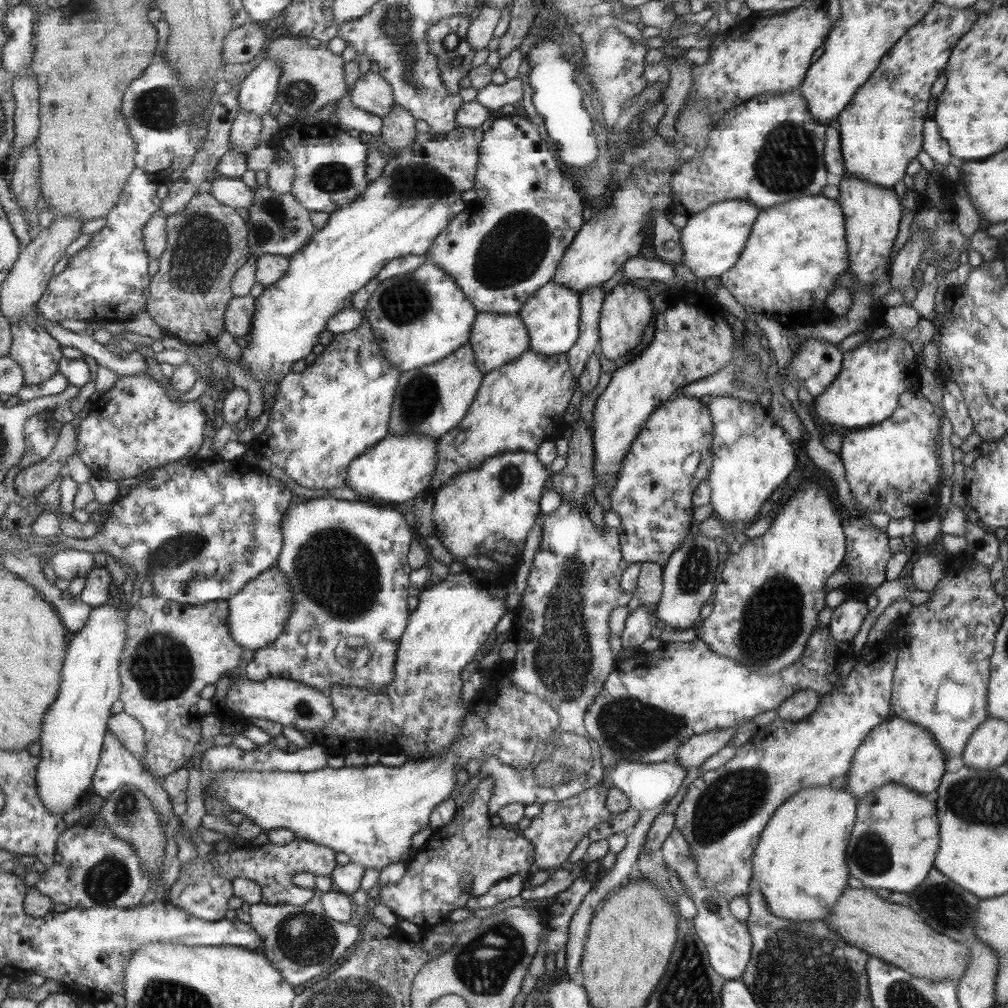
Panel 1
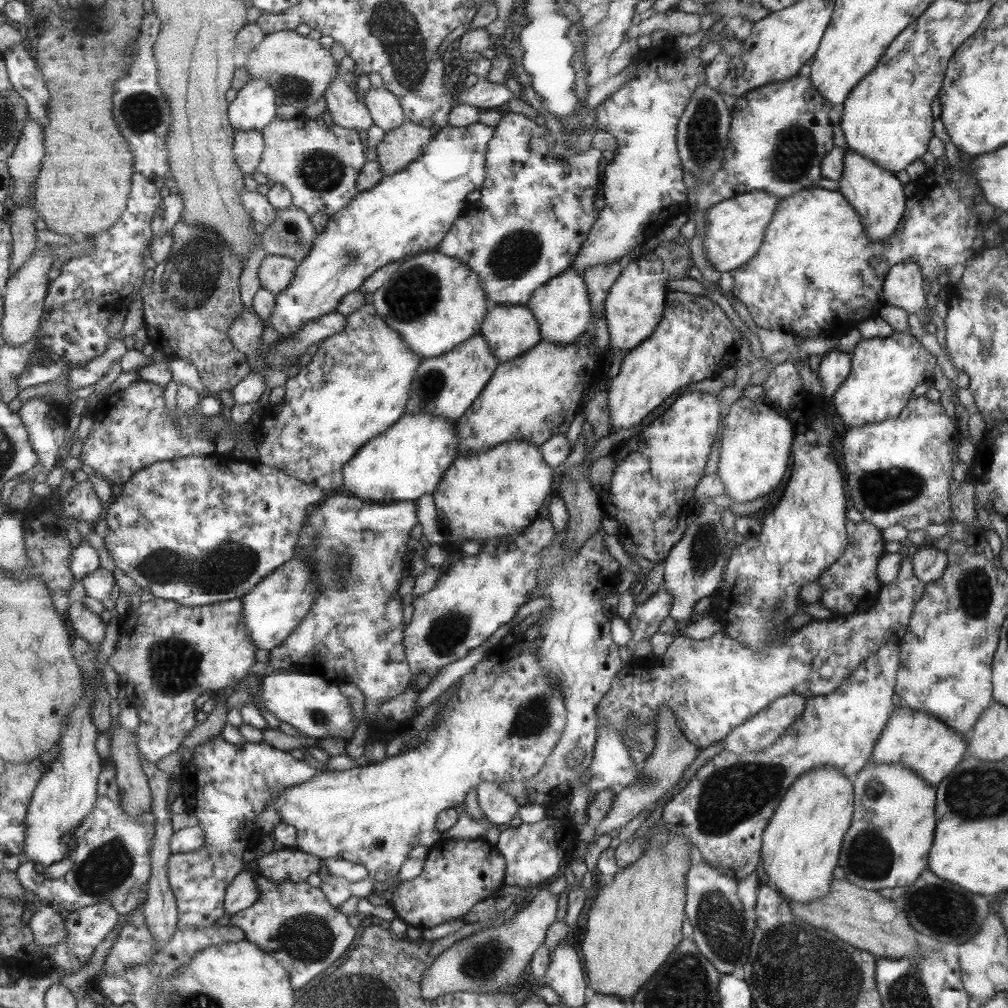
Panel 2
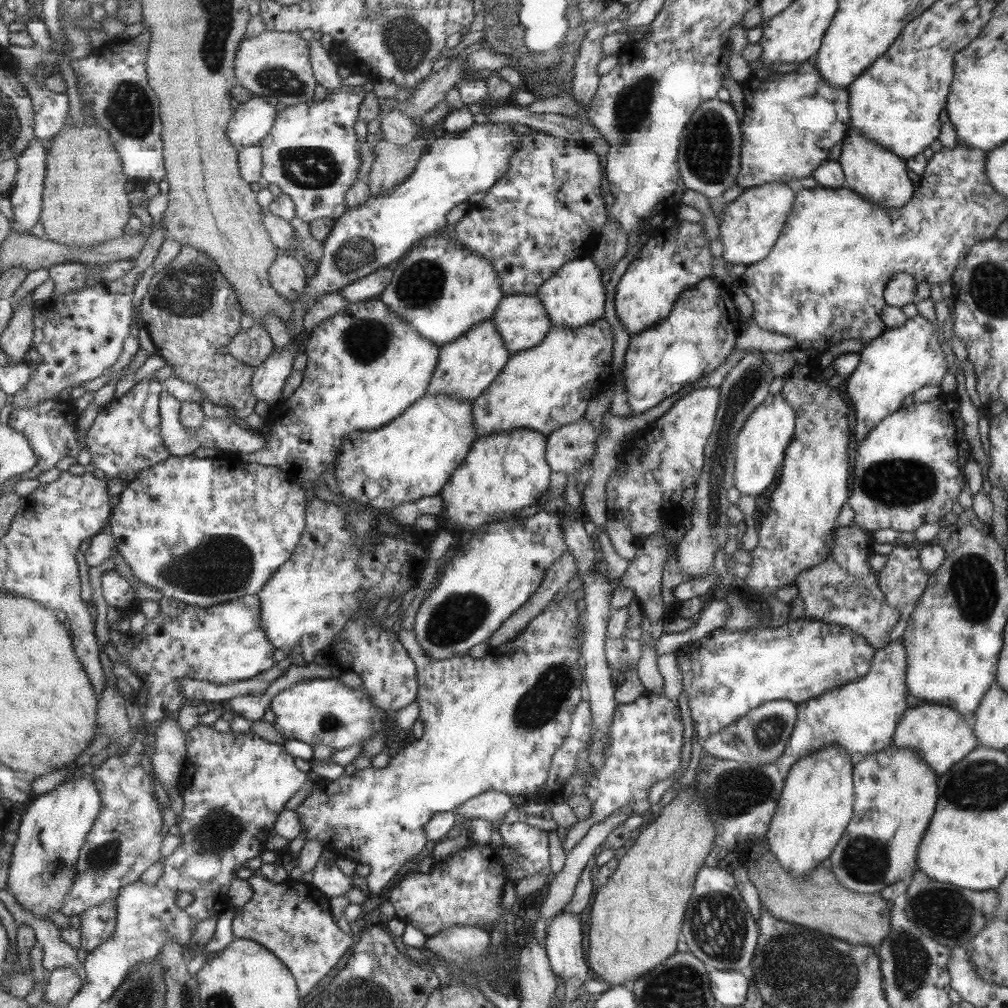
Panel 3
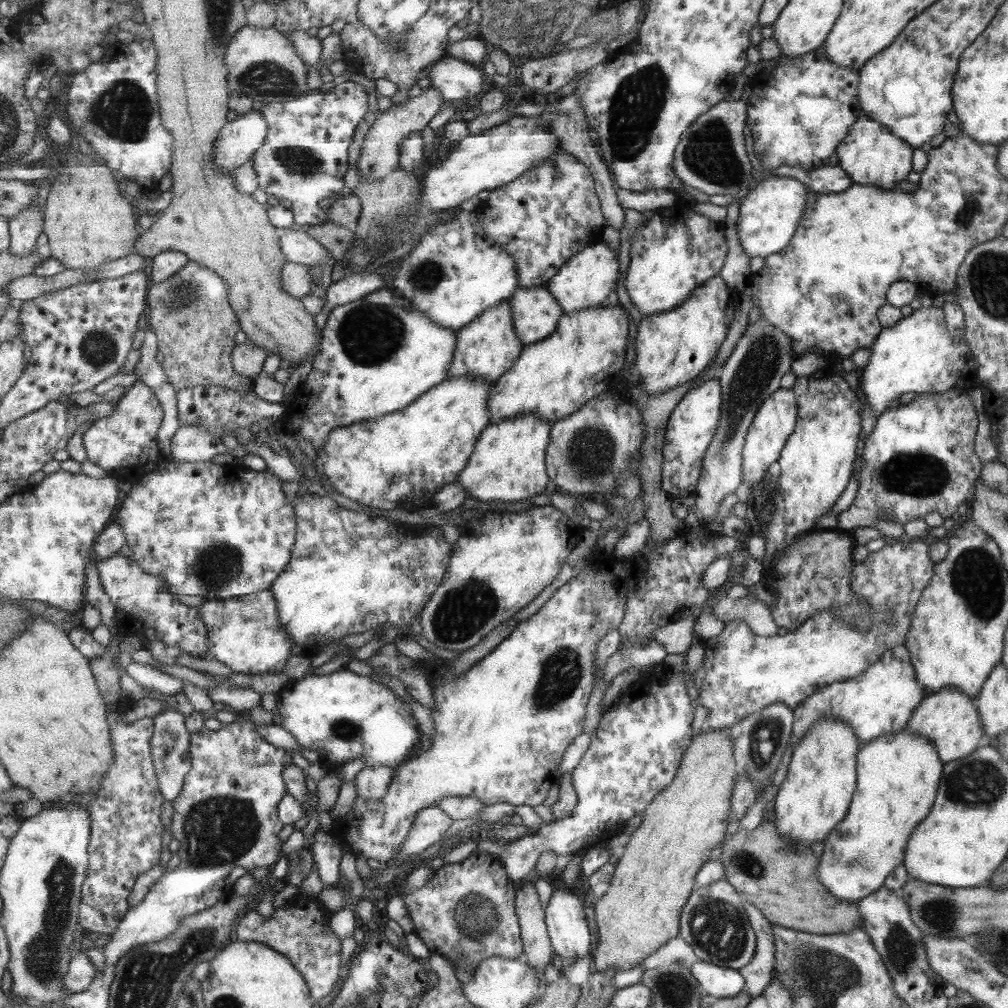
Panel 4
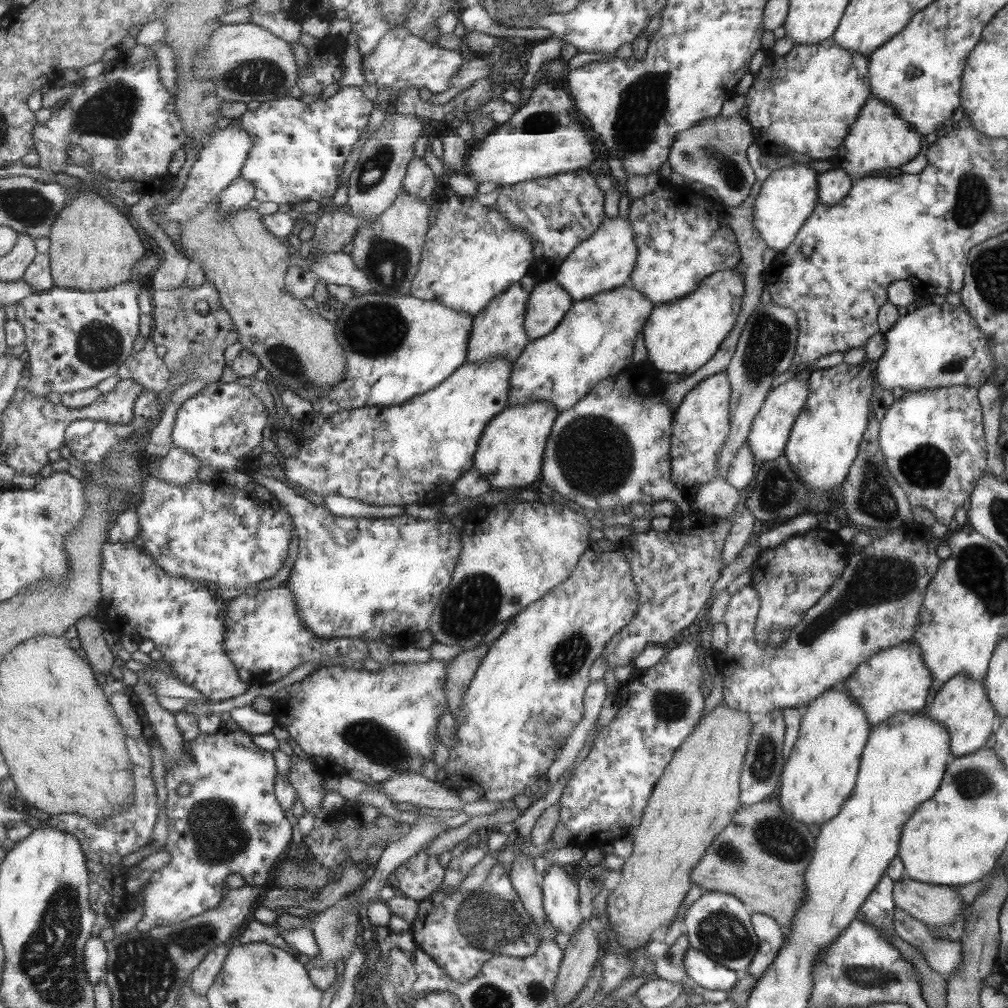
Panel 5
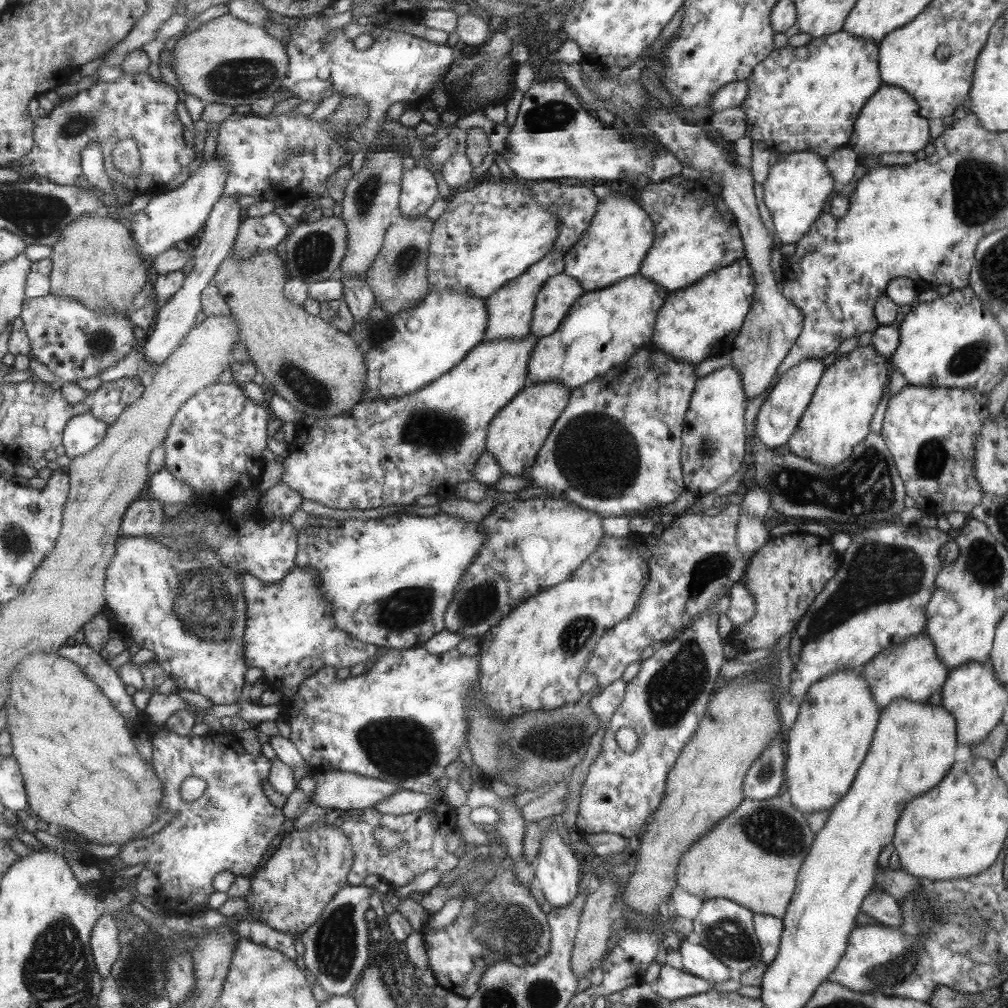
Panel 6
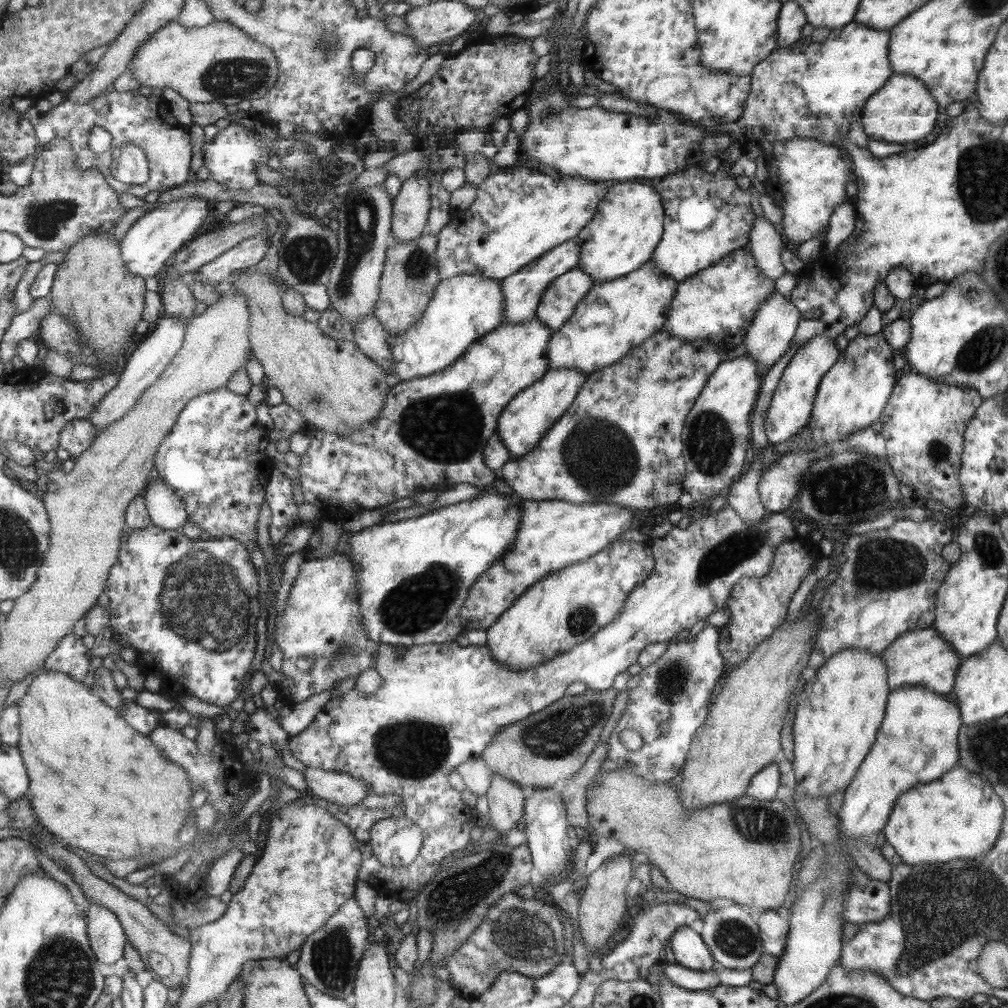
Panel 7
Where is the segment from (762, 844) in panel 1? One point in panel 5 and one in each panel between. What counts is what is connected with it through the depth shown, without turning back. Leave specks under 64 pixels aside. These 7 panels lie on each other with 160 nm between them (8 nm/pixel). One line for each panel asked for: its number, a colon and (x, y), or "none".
2: (800, 845)
3: (816, 802)
4: (820, 780)
5: (818, 775)

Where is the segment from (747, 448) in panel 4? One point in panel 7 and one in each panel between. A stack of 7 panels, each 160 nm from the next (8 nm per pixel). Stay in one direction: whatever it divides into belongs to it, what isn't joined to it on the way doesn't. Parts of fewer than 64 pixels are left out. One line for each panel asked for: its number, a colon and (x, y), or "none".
5: (770, 429)
6: (778, 416)
7: (792, 402)

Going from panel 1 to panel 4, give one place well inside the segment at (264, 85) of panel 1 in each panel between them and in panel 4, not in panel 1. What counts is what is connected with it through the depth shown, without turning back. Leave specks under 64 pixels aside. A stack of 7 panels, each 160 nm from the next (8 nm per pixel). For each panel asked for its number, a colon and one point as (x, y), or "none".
2: (255, 107)
3: (253, 121)
4: (237, 144)

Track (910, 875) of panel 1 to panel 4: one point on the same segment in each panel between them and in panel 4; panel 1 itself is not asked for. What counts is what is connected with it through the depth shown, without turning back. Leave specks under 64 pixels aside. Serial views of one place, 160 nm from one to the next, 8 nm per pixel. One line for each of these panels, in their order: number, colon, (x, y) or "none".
2: (887, 845)
3: (895, 791)
4: (897, 774)

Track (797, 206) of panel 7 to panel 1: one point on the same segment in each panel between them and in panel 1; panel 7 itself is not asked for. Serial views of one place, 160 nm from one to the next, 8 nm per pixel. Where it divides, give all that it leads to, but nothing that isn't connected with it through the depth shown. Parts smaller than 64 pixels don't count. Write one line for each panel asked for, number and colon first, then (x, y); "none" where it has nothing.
1: (712, 240)
2: (735, 228)
3: (751, 224)
4: (768, 214)
5: (787, 196)
6: (796, 185)

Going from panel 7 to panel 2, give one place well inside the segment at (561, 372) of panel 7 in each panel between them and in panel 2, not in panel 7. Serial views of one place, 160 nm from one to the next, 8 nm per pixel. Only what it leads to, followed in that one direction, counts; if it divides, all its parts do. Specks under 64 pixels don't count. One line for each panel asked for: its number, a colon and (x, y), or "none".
2: (496, 493)
3: (503, 472)
4: (507, 465)
5: (508, 456)
6: (517, 432)

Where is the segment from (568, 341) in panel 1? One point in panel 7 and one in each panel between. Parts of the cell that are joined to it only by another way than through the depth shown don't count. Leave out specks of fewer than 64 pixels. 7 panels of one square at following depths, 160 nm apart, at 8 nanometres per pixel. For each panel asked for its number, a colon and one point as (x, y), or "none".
2: (562, 307)
3: (573, 296)
4: (587, 280)
5: (600, 263)
6: (620, 234)
7: (628, 225)

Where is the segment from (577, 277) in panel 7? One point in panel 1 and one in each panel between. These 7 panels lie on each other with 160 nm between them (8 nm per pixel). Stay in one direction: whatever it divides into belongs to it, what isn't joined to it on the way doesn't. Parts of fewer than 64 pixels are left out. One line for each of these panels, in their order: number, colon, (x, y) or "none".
1: (497, 339)
2: (510, 330)
3: (523, 322)
4: (535, 311)
5: (549, 301)
6: (560, 292)

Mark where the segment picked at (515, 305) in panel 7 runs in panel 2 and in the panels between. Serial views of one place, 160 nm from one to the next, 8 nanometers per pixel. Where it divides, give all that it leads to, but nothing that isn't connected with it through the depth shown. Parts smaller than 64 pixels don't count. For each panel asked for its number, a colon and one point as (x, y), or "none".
2: (446, 385)
3: (467, 366)
4: (488, 346)
5: (498, 330)
6: (510, 309)

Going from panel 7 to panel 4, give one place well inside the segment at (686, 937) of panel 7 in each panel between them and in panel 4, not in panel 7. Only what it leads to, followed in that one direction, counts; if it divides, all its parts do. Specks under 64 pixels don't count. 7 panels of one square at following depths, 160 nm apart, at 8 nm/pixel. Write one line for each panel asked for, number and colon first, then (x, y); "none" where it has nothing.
4: (716, 982)
5: (698, 966)
6: (695, 959)

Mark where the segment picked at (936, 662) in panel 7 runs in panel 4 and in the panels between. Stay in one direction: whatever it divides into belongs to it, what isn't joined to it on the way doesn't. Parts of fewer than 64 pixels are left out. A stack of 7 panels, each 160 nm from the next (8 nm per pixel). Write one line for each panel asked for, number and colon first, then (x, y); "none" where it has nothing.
4: (880, 700)
5: (895, 680)
6: (911, 669)

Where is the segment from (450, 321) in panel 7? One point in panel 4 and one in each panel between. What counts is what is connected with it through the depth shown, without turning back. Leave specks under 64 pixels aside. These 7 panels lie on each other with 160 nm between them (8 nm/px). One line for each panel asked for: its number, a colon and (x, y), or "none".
4: (377, 357)
5: (398, 347)
6: (406, 351)

